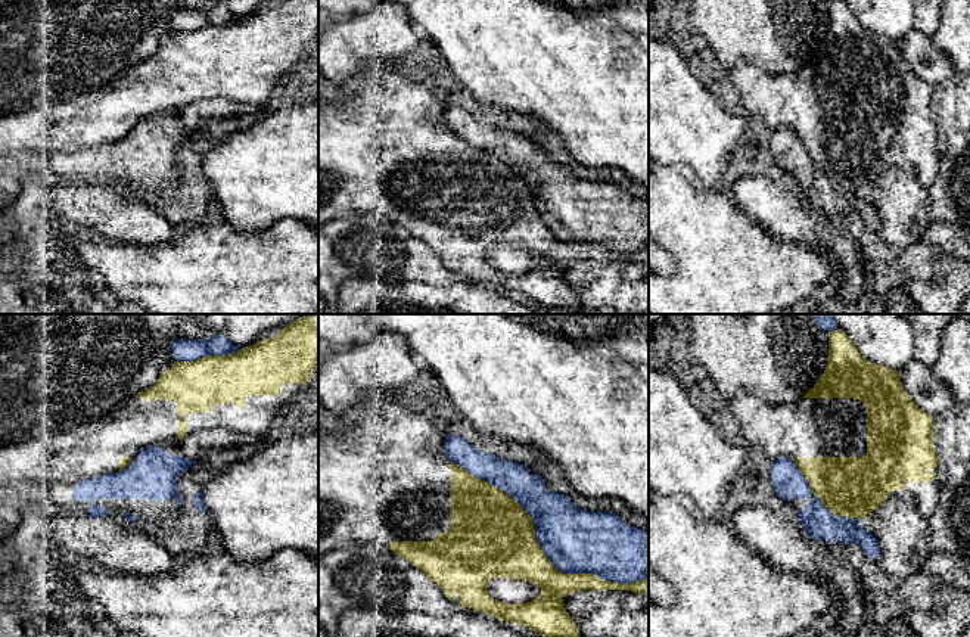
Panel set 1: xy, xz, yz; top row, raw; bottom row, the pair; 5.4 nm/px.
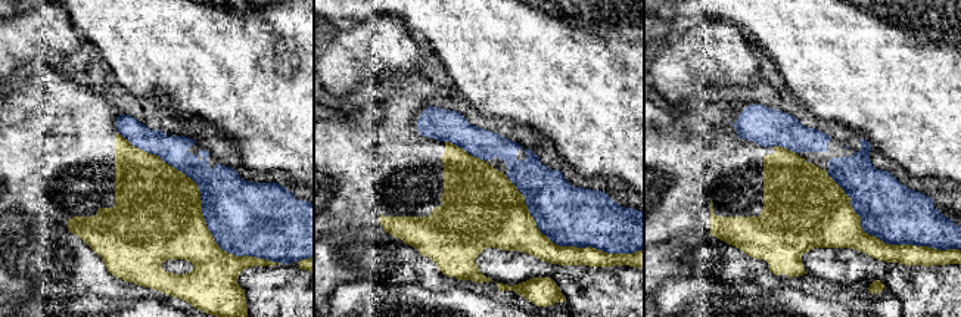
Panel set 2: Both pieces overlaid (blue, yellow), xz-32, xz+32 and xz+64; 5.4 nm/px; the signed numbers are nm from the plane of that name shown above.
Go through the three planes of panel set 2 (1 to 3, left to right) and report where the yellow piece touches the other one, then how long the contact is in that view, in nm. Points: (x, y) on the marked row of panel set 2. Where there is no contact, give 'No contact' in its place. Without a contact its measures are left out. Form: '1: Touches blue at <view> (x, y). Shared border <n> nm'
1: Touches blue at xz-32 (202, 207). Shared border 1150 nm
2: Touches blue at xz+32 (563, 245). Shared border 850 nm
3: Touches blue at xz+64 (882, 239). Shared border 850 nm

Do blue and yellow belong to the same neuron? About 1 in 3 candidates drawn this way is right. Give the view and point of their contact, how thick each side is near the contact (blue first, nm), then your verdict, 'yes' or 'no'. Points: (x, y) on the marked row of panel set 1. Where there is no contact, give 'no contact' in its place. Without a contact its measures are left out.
contact xz (565, 572); calibres 360 and 220 nm; no

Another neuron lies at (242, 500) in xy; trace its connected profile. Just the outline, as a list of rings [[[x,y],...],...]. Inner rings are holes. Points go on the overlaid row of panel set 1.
[[[318,429],[270,441],[262,451],[214,475],[202,497],[224,553],[234,560],[259,560],[282,549],[318,556]]]

